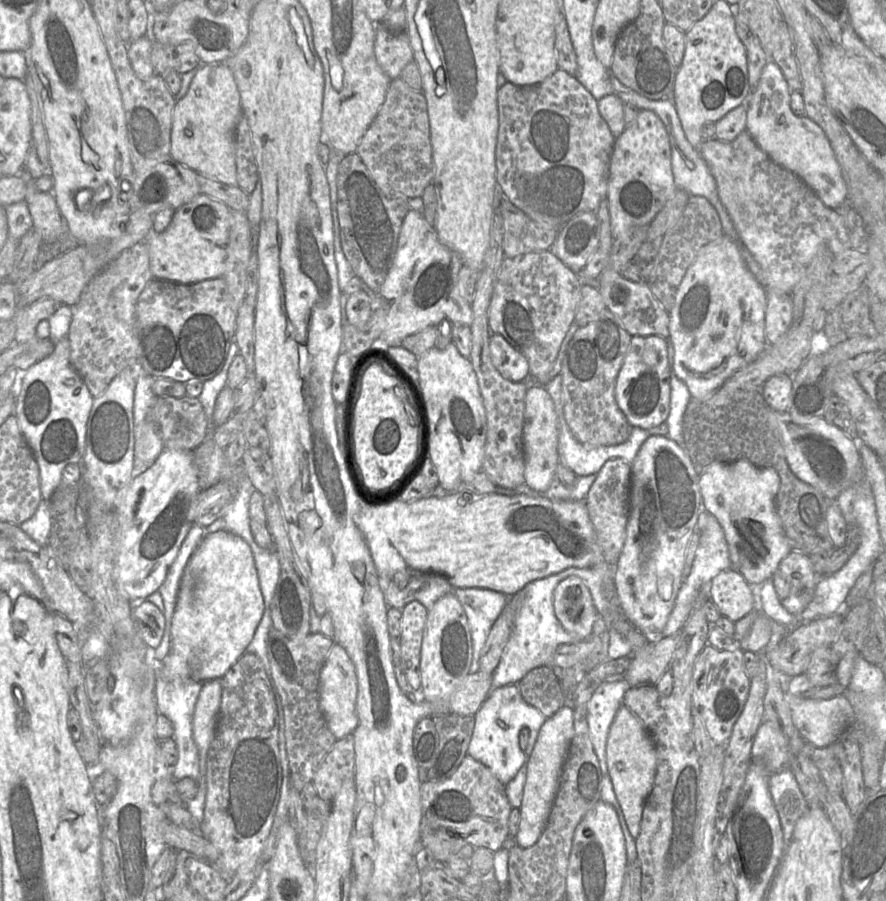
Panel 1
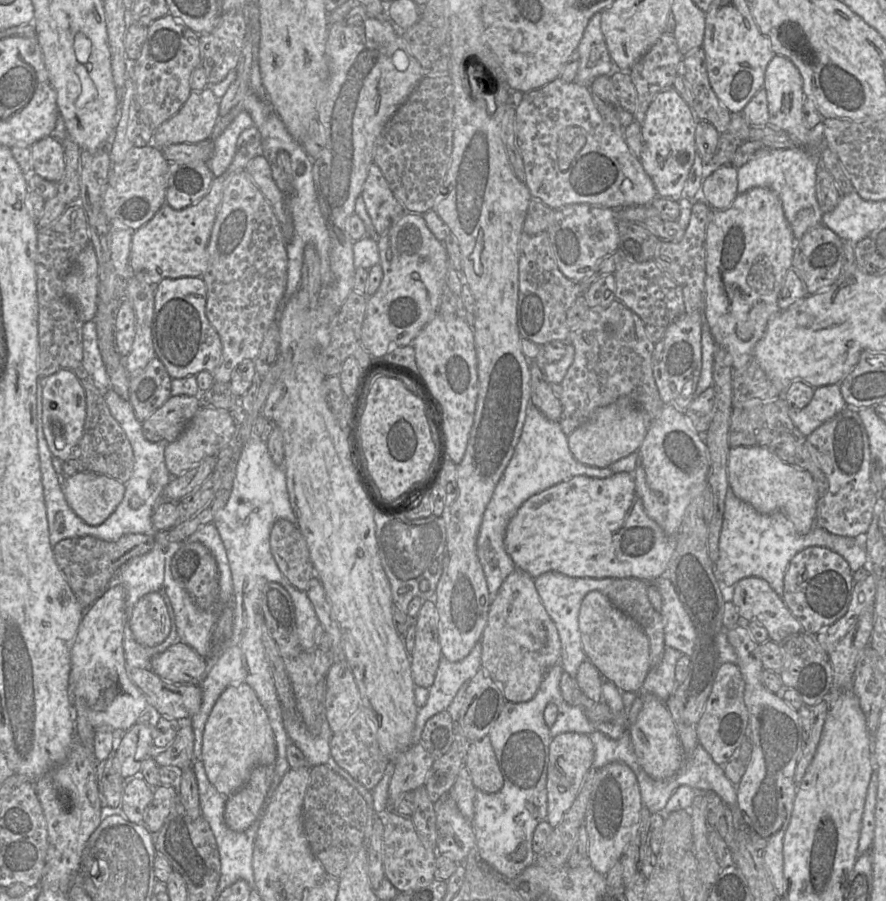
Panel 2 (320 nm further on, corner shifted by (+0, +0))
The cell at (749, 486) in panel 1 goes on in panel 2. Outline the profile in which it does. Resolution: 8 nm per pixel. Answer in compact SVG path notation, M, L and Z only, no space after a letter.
M737 446L729 450L727 474L734 495L759 513L784 514L802 535L815 526L818 494L808 471L782 461L766 447Z

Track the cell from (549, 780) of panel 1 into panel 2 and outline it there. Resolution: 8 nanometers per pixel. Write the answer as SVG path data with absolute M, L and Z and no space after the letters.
M566 732L552 739L548 755L546 817L551 827L555 828L572 806L586 776L593 768L594 756L594 744L589 735Z

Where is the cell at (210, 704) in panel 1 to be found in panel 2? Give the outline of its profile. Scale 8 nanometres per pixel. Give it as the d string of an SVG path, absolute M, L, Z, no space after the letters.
M246 683L225 688L209 714L202 737L200 760L211 784L220 794L230 796L248 781L256 766L272 765L276 758L273 730L255 691Z

